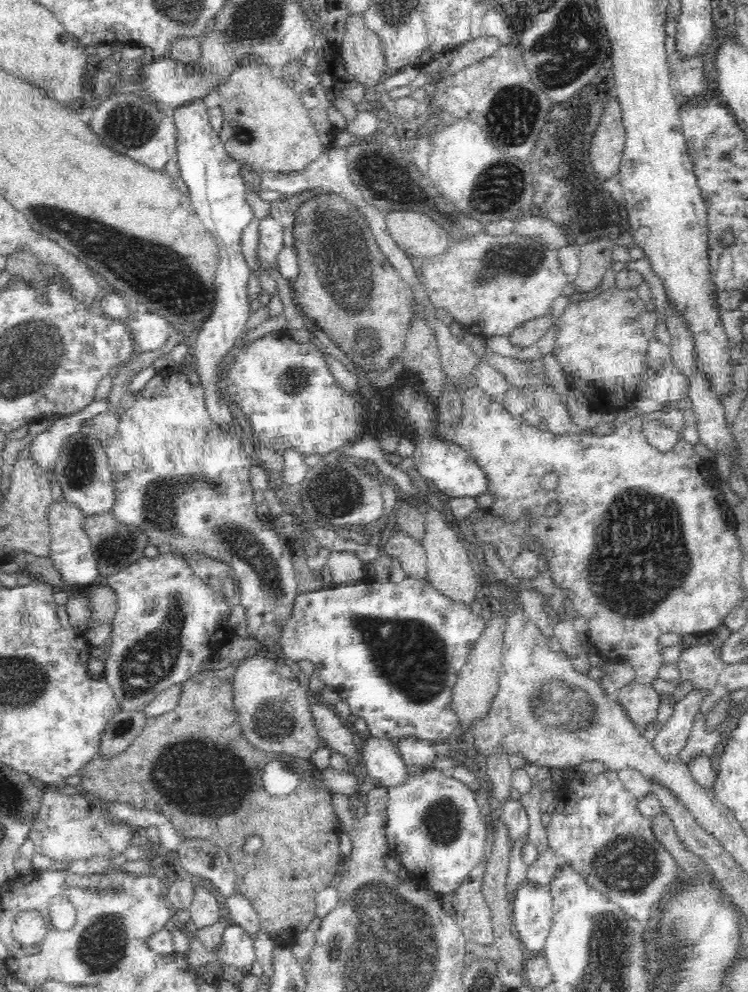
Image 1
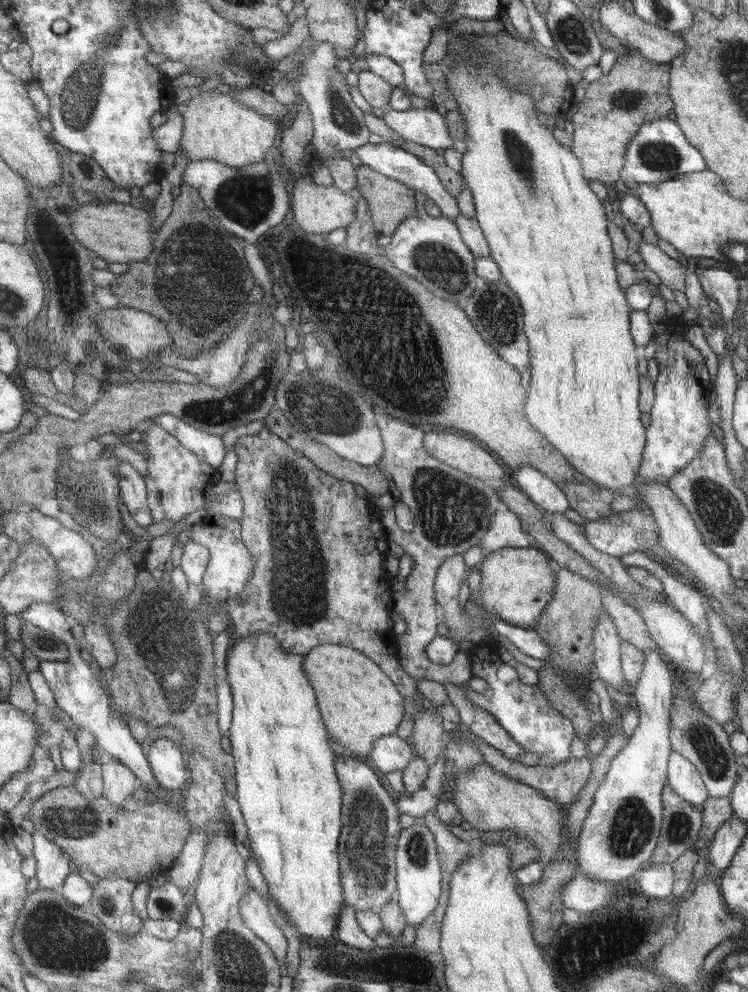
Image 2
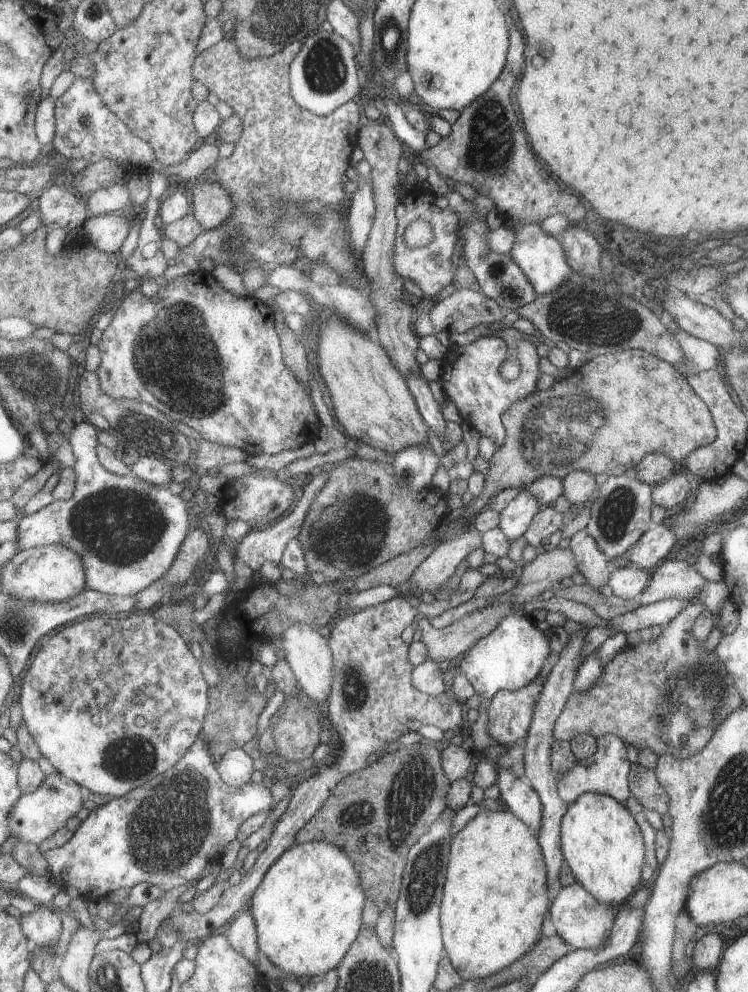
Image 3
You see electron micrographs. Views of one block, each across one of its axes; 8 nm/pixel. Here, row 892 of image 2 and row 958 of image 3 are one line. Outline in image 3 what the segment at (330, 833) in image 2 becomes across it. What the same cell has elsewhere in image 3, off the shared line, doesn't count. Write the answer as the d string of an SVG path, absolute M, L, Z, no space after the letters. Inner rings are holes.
M331 842L291 848L265 876L251 912L259 928L261 954L295 976L323 976L337 970L365 926L367 892L351 854Z

